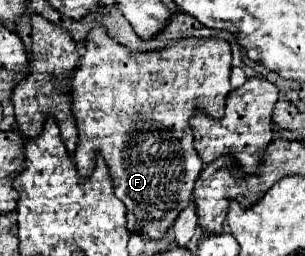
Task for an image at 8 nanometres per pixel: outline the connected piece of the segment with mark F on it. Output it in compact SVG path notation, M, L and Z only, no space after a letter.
M95 25L83 45L83 57L75 69L71 83L71 111L79 129L79 145L73 155L81 177L89 177L95 167L95 153L99 153L111 173L115 195L127 207L129 233L147 235L149 239L163 239L167 229L175 223L179 213L193 201L193 185L203 169L203 161L193 147L189 133L189 117L195 109L209 117L223 117L225 99L231 91L231 47L221 39L179 39L171 47L155 53L129 53L127 47L111 39L105 27Z

